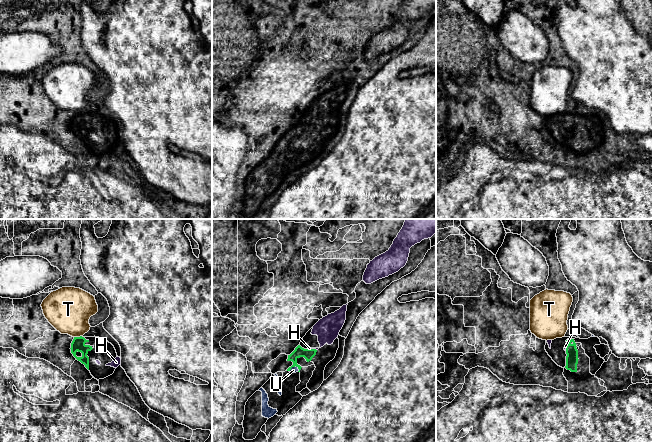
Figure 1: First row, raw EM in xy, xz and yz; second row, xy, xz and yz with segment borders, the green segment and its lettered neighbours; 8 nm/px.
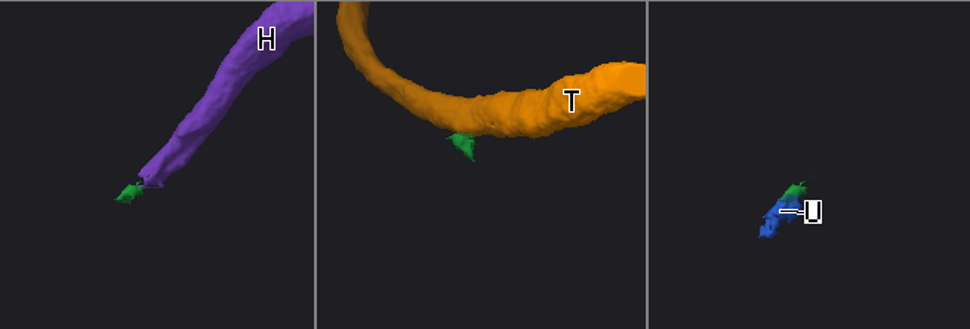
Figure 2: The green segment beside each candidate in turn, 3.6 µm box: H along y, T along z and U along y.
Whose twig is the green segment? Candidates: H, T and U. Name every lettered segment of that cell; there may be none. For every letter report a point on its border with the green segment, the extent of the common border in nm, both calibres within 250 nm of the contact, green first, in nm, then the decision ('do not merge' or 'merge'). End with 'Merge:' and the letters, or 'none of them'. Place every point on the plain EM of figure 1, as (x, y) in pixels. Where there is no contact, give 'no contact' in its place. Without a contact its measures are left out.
H: xz (313, 125) | 70 nm | 90/20 nm | merge
T: xy (77, 113) | 70 nm | 110/360 nm | do not merge
U: xz (293, 142) | 90 nm | 90/50 nm | merge
Merge: H, U

